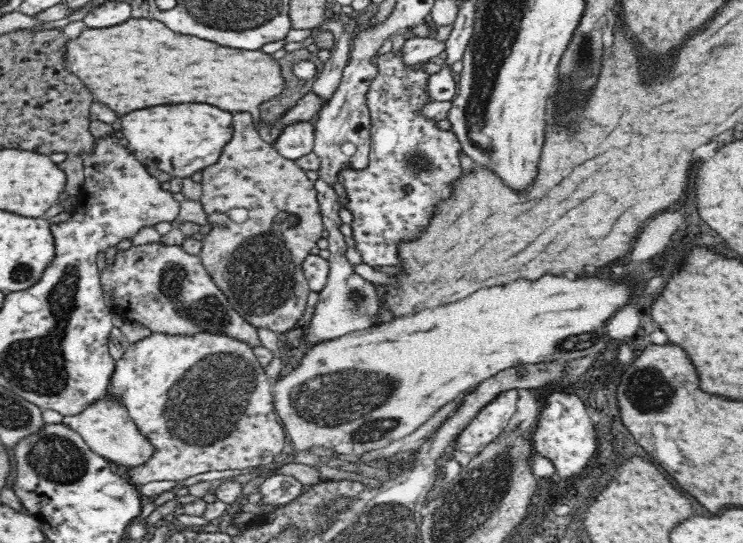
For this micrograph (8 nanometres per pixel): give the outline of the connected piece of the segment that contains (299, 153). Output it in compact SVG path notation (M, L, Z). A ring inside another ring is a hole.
M302 121L284 128L273 145L284 158L296 161L313 151L314 142L315 127L310 121Z

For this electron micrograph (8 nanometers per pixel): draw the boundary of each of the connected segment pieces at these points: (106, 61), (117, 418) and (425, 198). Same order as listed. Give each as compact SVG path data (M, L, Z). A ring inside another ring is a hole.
M132 17L122 26L106 29L89 28L74 39L69 39L66 67L83 80L93 92L93 102L107 104L117 116L132 110L158 106L158 104L182 104L182 102L206 102L228 112L248 112L254 129L259 131L260 106L284 90L284 78L276 59L261 50L234 50L214 42L206 42L194 36L184 36L168 30L159 21Z
M104 394L102 398L88 404L78 414L63 416L62 422L67 428L74 430L95 454L106 458L121 470L144 464L154 456L152 443L144 437L144 433L138 431L138 427L131 418L132 415L123 407L123 404L115 400L115 396Z
M378 54L374 58L377 73L370 82L366 92L365 105L368 107L371 120L371 149L369 161L363 169L344 167L337 172L337 180L346 190L346 210L353 216L352 237L355 248L362 256L362 262L370 266L396 266L398 264L397 246L402 238L418 236L418 230L428 226L432 212L436 210L436 202L440 198L448 198L450 182L454 182L460 174L460 141L452 132L440 132L432 120L418 116L416 110L430 102L426 90L430 75L424 73L421 67L427 62L409 66L404 64L400 56L394 54Z

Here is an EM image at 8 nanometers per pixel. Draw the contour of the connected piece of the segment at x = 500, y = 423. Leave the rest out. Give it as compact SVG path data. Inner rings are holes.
M518 389L500 392L493 400L478 412L478 418L468 426L462 434L462 440L454 448L454 461L466 466L482 453L490 443L494 442L508 420L516 412Z

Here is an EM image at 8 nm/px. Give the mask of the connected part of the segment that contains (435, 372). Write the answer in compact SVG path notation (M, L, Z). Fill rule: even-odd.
M542 276L536 282L530 280L518 280L518 282L510 282L506 286L494 286L494 288L486 288L486 290L478 290L472 296L448 304L448 306L438 306L438 308L430 308L430 310L422 310L414 316L404 316L404 318L394 318L392 322L386 324L378 324L370 329L357 330L353 333L345 334L344 337L338 337L332 341L320 343L304 354L293 367L293 370L285 376L279 376L277 379L271 379L272 391L277 415L285 426L285 432L294 442L293 452L288 458L282 462L282 465L293 463L294 456L302 450L307 450L311 446L325 446L332 448L340 457L346 455L354 455L359 457L370 450L376 450L388 446L393 441L400 440L405 436L413 434L420 426L424 424L437 410L442 406L452 402L460 393L478 385L478 382L498 374L500 370L506 370L518 365L540 364L548 362L573 362L582 357L589 357L596 354L608 344L606 338L574 338L578 334L602 334L604 332L604 324L606 320L618 310L622 308L628 300L630 300L632 288L628 288L626 284L618 284L610 278L580 278L580 280L568 280L564 276Z

